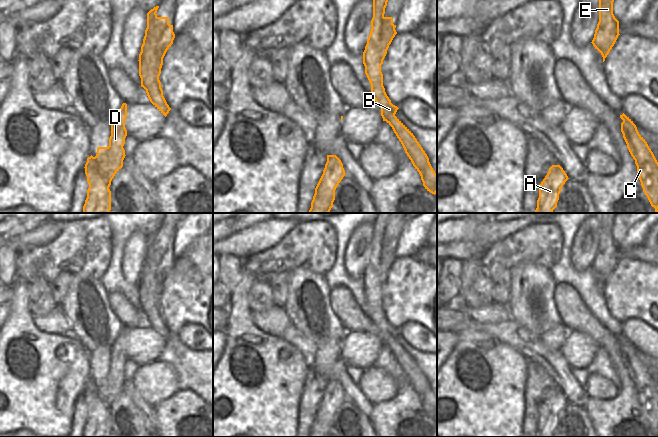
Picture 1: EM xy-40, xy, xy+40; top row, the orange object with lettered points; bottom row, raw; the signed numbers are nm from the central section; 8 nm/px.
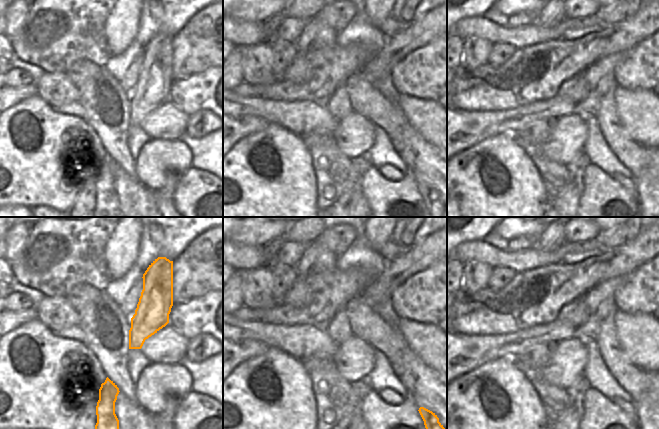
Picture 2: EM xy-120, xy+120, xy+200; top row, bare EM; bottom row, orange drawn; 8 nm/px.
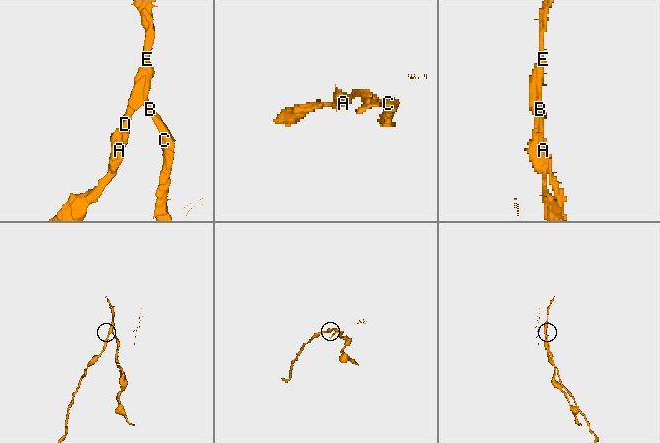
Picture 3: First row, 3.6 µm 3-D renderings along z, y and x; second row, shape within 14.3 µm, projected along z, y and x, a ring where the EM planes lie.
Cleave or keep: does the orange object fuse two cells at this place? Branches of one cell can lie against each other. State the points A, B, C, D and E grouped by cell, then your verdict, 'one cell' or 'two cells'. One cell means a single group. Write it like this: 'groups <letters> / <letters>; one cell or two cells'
groups A D / B C E; two cells

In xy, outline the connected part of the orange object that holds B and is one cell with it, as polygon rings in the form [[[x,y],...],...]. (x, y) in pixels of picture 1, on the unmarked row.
[[[377,213],[375,222],[373,223],[371,262],[367,263],[367,268],[363,276],[365,298],[371,308],[371,316],[369,318],[381,332],[383,345],[386,345],[392,351],[405,377],[419,396],[423,410],[427,415],[435,419],[437,417],[437,398],[433,394],[427,378],[413,357],[395,340],[399,332],[391,327],[383,310],[383,298],[381,296],[378,274],[383,256],[383,241],[391,214]]]

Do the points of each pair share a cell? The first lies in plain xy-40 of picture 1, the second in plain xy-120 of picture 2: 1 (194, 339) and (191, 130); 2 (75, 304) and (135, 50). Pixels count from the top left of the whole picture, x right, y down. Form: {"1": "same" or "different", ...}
{"1": "same", "2": "different"}

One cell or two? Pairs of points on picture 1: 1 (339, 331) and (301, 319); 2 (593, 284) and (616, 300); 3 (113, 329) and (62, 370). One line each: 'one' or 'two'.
1: one
2: two
3: two

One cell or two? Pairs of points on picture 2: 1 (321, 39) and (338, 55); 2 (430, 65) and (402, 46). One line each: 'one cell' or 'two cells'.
1: two cells
2: two cells

